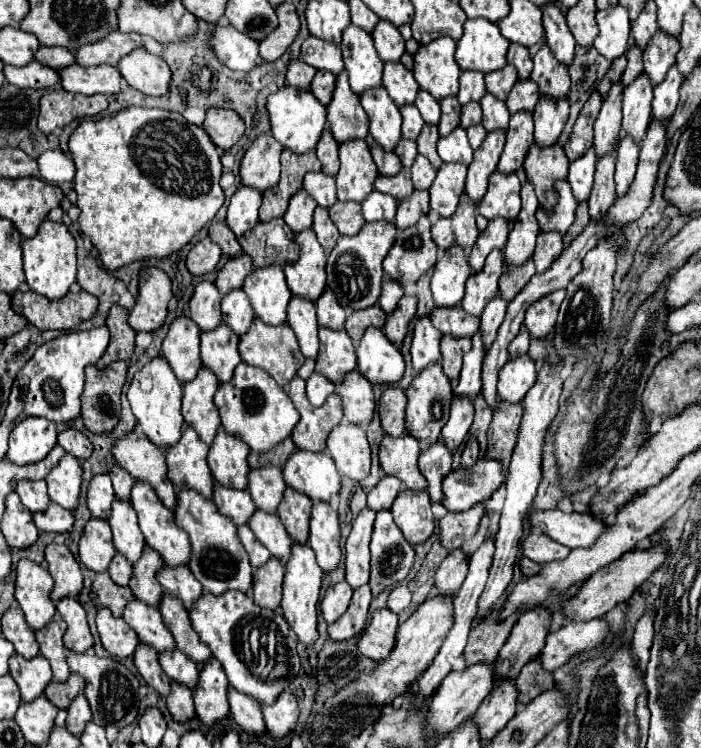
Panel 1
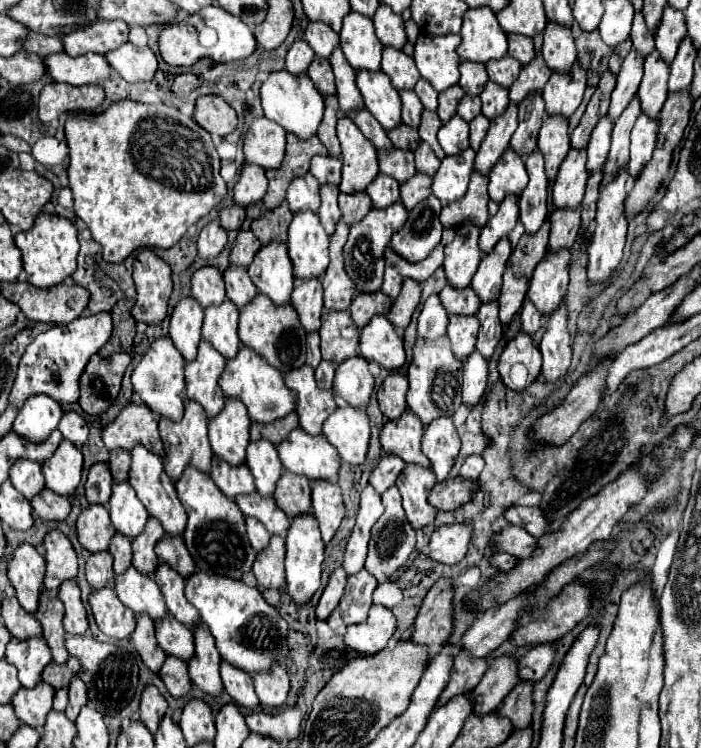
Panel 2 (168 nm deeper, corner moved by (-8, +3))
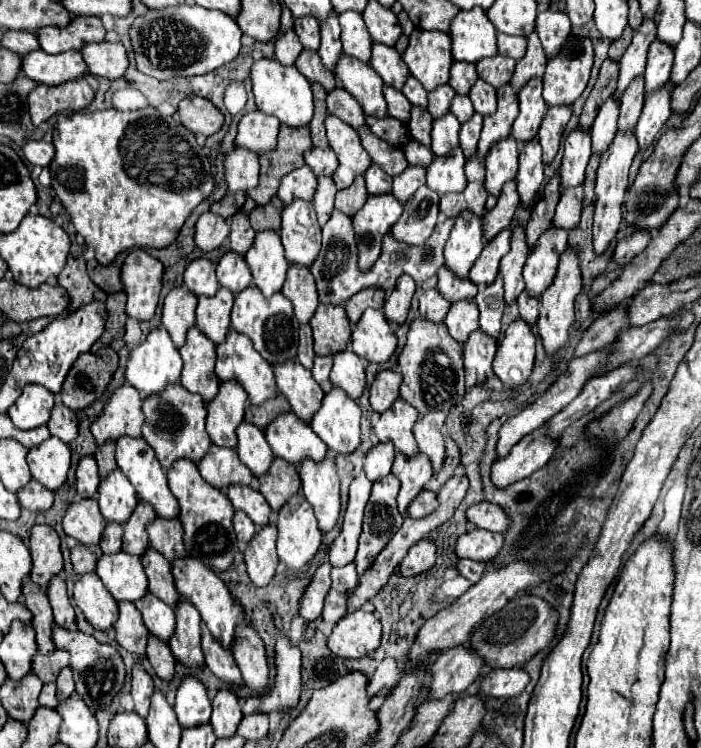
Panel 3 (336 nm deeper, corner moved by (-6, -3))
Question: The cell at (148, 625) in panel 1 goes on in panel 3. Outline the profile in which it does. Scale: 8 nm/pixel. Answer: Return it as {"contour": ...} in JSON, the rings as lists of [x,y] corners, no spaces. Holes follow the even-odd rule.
{"contour":[[[123,551],[117,555],[103,555],[97,563],[97,575],[117,601],[137,601],[149,591],[141,559]]]}

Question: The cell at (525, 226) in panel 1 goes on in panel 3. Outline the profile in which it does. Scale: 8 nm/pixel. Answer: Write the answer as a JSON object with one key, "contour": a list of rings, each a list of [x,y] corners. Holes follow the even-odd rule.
{"contour":[[[533,139],[521,147],[519,173],[515,181],[521,205],[529,207],[531,203],[535,203],[535,199],[539,197],[539,189],[543,185],[543,161],[541,161],[539,139]]]}

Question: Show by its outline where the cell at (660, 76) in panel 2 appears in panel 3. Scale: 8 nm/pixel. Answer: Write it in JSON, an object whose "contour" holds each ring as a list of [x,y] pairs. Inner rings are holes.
{"contour":[[[653,41],[649,47],[647,69],[645,69],[645,93],[653,93],[669,83],[669,73],[673,67],[673,49],[667,43]]]}

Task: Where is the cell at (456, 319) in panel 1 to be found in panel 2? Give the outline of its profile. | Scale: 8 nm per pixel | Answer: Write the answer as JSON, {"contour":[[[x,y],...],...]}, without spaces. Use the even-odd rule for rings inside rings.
{"contour":[[[445,285],[443,291],[439,293],[439,299],[443,301],[443,307],[447,309],[449,315],[475,315],[481,299],[477,297],[477,293],[471,287],[465,289],[457,289],[453,285]]]}

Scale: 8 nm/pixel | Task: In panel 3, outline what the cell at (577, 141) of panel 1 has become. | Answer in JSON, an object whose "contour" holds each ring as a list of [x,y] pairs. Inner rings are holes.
{"contour":[[[605,59],[603,65],[601,65],[601,71],[599,71],[599,79],[589,95],[589,99],[585,101],[585,107],[583,107],[583,115],[579,119],[579,125],[589,129],[593,125],[593,119],[597,117],[597,111],[599,107],[605,103],[605,99],[609,99],[617,87],[617,73],[619,73],[619,65],[611,59]]]}

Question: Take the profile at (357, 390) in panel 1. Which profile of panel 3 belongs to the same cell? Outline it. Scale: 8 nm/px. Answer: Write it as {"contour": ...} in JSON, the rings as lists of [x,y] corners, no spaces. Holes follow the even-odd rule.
{"contour":[[[341,351],[333,357],[331,369],[331,385],[343,389],[351,399],[359,399],[367,387],[365,367],[353,351]]]}

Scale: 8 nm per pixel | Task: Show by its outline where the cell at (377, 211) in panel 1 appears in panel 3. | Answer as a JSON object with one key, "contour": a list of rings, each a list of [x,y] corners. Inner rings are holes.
{"contour":[[[375,163],[365,173],[365,183],[367,183],[369,195],[385,195],[385,193],[391,193],[389,191],[391,181],[393,179],[387,173],[383,173],[383,169],[379,165],[375,165]]]}

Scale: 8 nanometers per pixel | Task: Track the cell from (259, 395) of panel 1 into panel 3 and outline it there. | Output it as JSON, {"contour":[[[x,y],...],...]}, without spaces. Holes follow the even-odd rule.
{"contour":[[[231,329],[229,335],[227,335],[227,341],[217,347],[215,375],[219,377],[219,381],[231,381],[233,379],[233,381],[241,383],[241,387],[245,389],[251,405],[261,405],[261,403],[277,397],[273,367],[269,363],[265,363],[265,359],[253,349],[251,339],[241,335],[241,333],[237,333],[235,329]]]}

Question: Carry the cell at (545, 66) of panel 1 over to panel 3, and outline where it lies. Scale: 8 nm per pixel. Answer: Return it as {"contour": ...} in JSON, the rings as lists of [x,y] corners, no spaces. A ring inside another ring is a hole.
{"contour":[[[543,9],[537,15],[537,27],[535,27],[545,55],[547,57],[557,57],[561,53],[561,47],[565,45],[565,41],[571,35],[571,23],[567,13],[561,11],[551,11],[551,9]]]}

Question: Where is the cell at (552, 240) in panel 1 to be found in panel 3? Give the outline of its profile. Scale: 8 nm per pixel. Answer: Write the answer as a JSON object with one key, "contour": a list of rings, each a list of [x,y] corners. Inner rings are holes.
{"contour":[[[583,187],[563,189],[553,217],[553,227],[561,227],[565,231],[575,229],[581,219],[581,209],[583,209]]]}

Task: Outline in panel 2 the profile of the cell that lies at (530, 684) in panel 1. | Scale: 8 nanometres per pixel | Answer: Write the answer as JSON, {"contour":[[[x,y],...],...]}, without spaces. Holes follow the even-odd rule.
{"contour":[[[527,681],[517,683],[511,693],[503,699],[503,703],[495,709],[495,713],[499,717],[507,717],[513,725],[513,731],[517,729],[527,729],[531,723],[531,711],[533,711],[533,703],[531,703],[531,685]]]}

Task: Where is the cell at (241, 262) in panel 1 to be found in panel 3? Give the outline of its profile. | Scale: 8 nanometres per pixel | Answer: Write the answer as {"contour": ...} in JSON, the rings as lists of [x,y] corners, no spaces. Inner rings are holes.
{"contour":[[[243,213],[233,215],[231,219],[231,251],[235,251],[237,255],[245,255],[255,239],[255,231],[249,225],[249,217]]]}

